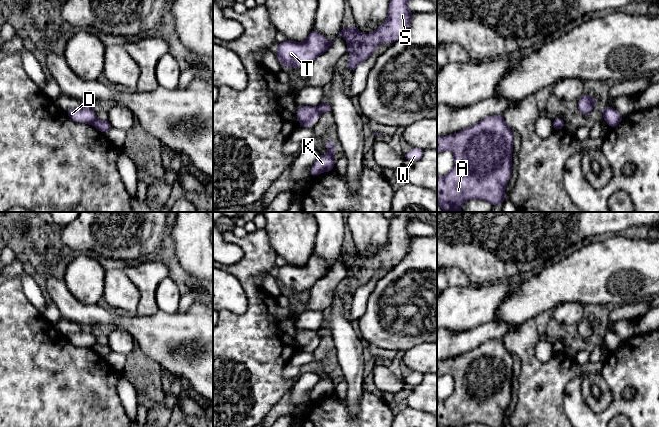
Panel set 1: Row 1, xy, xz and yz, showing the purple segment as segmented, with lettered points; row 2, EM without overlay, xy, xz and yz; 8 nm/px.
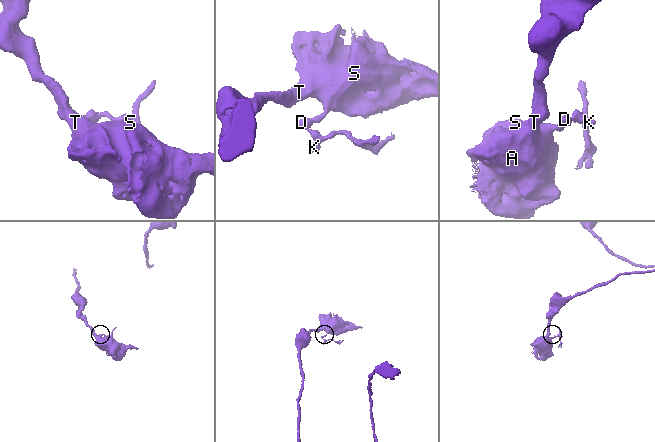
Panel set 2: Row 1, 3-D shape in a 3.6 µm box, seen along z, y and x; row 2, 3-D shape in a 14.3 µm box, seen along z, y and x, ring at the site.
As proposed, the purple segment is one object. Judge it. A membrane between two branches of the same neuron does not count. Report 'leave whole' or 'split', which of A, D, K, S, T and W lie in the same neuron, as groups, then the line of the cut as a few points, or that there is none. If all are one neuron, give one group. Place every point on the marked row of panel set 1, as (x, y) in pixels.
split; A S T / D K W; cut in xy along (96, 118), (91, 124)

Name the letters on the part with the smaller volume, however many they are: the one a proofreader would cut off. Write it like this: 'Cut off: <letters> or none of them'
Cut off: D, K, W

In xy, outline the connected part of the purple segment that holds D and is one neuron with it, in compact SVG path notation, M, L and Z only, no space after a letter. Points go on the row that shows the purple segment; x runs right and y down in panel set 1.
M83 105L76 109L69 109L65 112L75 122L92 125L96 120L96 115L89 105Z

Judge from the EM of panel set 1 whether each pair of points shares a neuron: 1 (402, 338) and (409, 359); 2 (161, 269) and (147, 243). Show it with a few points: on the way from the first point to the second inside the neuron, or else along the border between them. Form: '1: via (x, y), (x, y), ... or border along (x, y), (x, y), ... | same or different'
1: border along (426, 342), (415, 344), (405, 352) | different
2: border along (146, 259), (139, 262) | different

